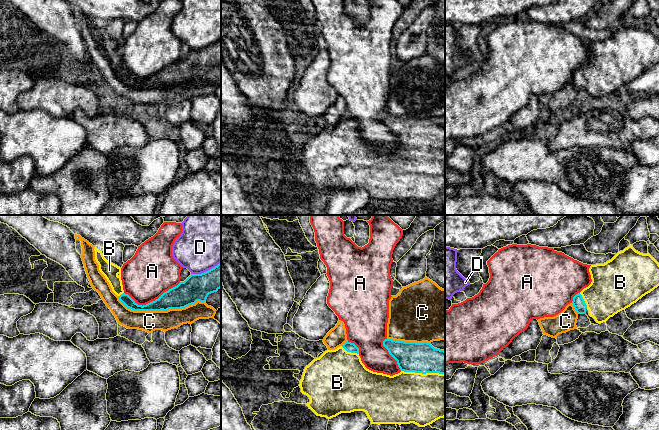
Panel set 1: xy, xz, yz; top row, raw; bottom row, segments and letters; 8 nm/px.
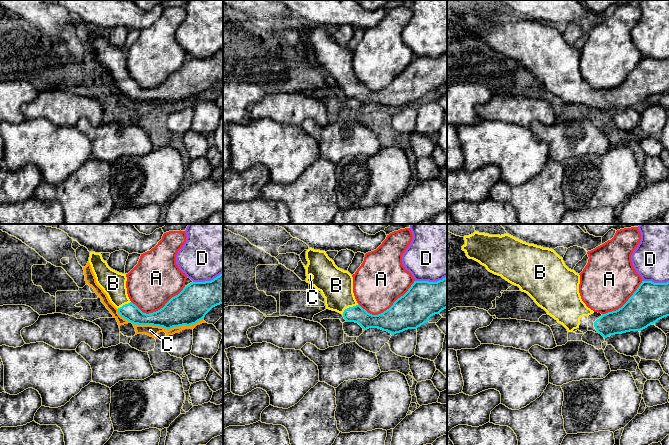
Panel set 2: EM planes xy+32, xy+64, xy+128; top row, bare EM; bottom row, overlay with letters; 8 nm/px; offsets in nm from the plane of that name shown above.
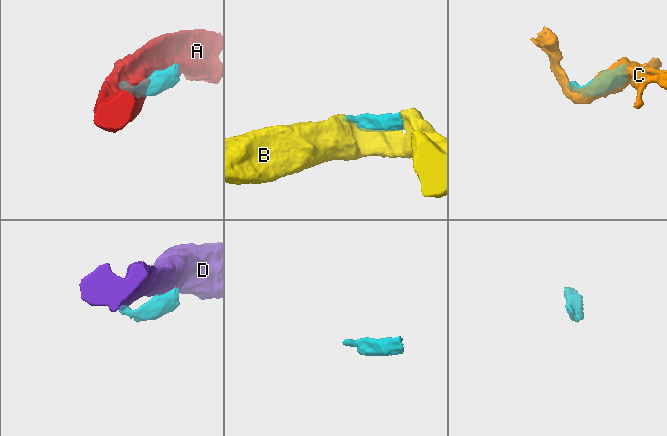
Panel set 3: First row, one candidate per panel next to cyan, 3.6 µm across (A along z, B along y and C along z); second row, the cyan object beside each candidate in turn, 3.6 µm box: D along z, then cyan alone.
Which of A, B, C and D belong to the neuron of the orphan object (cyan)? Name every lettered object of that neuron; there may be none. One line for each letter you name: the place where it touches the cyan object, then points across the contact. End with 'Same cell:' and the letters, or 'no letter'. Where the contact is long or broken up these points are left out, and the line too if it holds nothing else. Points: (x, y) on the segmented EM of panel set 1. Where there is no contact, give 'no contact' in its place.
B: contact xz (423, 373)
Same cell: B

